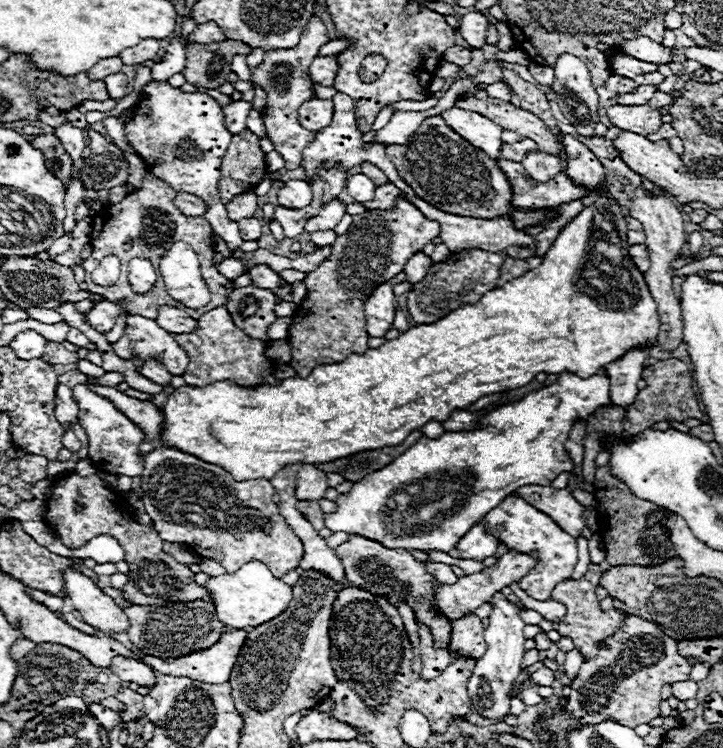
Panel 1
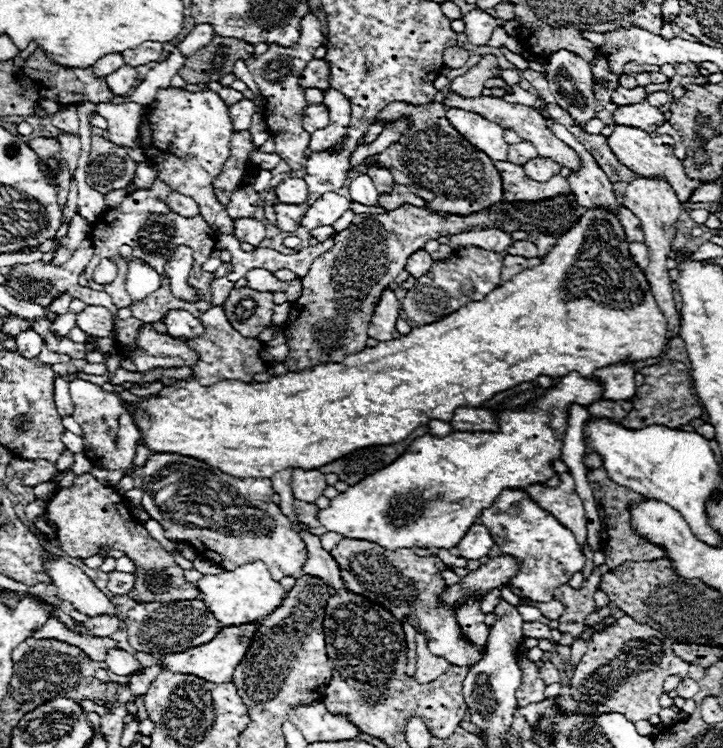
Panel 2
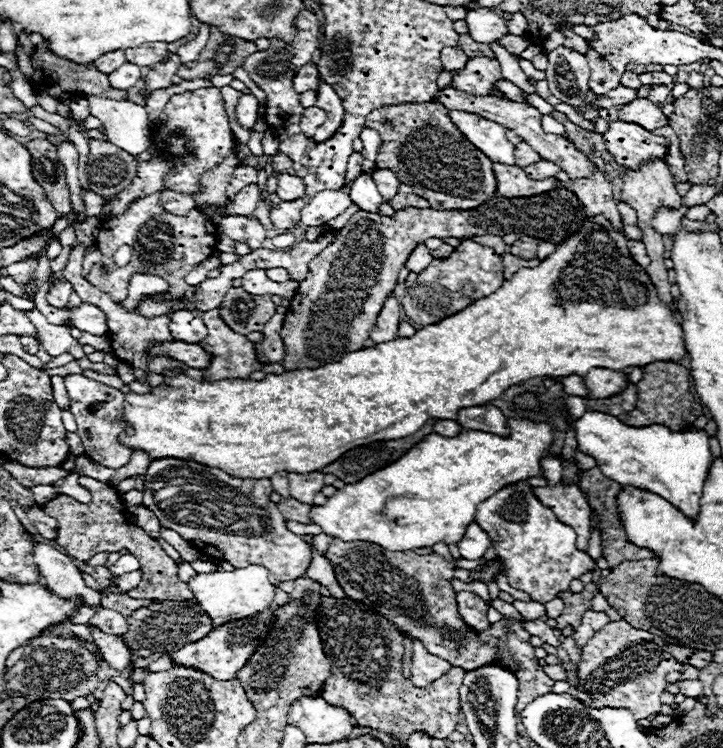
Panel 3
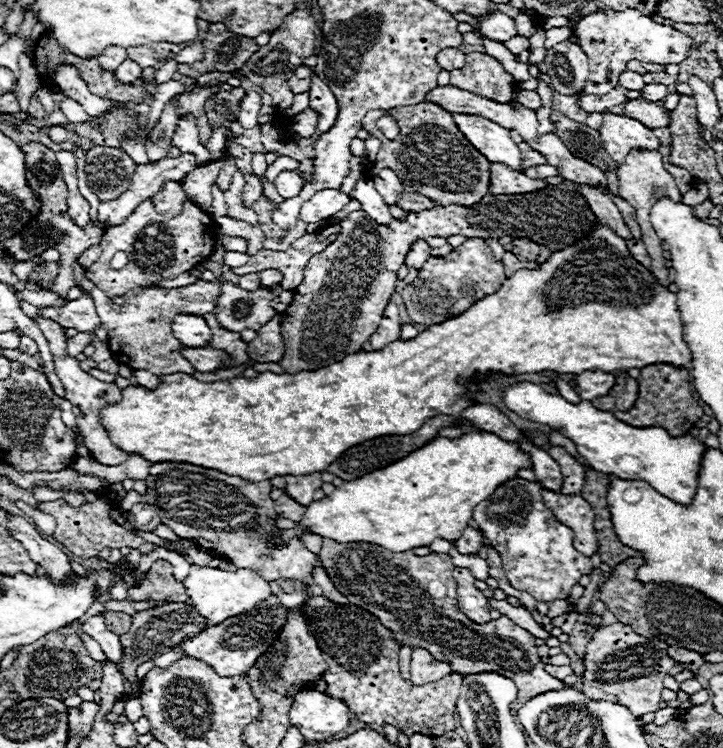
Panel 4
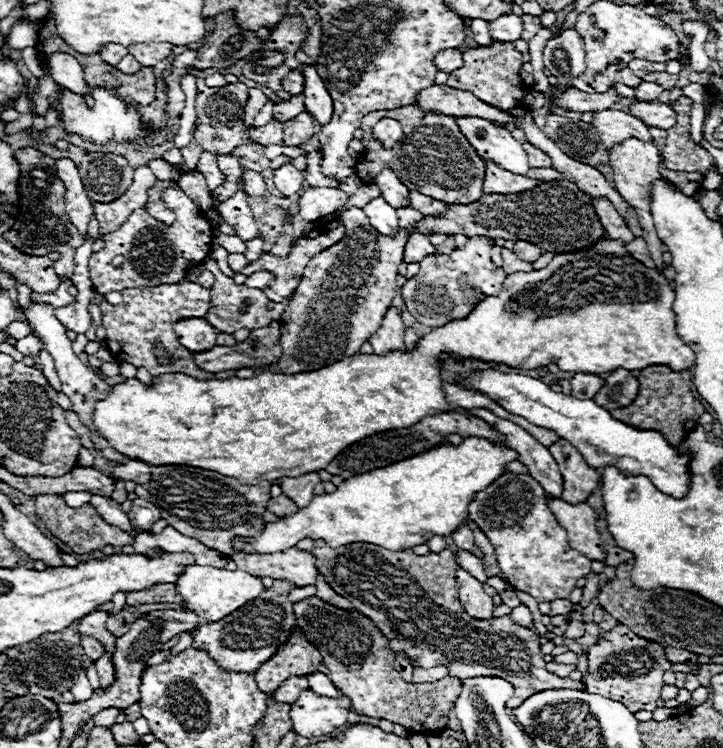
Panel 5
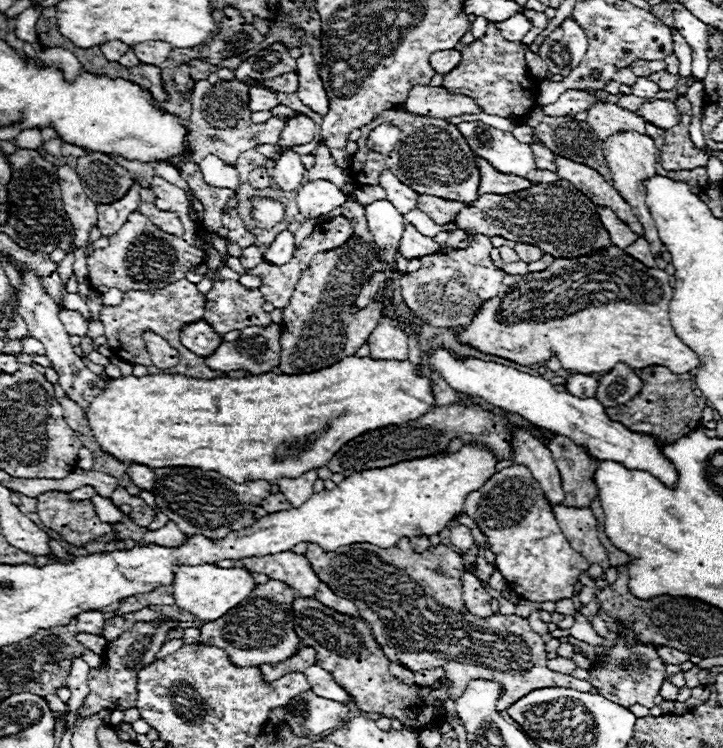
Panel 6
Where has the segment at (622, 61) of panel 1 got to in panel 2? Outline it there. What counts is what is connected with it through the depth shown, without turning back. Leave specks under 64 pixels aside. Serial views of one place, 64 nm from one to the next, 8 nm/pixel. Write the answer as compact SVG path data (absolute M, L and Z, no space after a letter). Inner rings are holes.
M629 62L624 66L623 73L628 74L628 75L633 75L635 76L637 73L642 73L642 72L658 72L660 71L660 67L656 65L648 65L648 64L642 64L638 65L637 62Z

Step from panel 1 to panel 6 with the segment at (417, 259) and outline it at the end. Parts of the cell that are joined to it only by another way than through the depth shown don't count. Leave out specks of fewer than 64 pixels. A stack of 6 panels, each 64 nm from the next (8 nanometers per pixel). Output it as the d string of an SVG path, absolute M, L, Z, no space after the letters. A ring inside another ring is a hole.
M408 224L404 228L404 234L402 234L402 240L400 240L400 254L404 258L422 258L430 252L438 252L440 250L440 244L436 244L430 236L424 236L420 234L412 224Z

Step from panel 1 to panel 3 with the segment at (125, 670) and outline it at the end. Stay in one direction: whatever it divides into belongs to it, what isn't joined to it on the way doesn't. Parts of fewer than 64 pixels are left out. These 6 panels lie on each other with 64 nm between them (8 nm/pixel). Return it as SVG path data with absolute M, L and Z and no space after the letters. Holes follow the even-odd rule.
M88 626L88 628L90 628L90 632L92 632L94 642L100 646L100 650L102 650L102 654L104 654L104 660L106 660L112 668L116 668L116 670L128 668L128 664L130 664L130 652L128 652L128 648L124 646L122 638L116 636L116 634L104 634L104 632L102 632L100 628L96 628L96 626Z

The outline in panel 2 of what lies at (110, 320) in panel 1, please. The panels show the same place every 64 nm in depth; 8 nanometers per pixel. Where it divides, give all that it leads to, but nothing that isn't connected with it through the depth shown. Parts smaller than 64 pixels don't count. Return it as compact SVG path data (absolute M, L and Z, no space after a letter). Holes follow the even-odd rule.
M86 306L76 316L76 326L80 330L84 330L86 334L104 338L104 336L110 336L114 320L112 320L112 314L106 308L102 308L102 306Z

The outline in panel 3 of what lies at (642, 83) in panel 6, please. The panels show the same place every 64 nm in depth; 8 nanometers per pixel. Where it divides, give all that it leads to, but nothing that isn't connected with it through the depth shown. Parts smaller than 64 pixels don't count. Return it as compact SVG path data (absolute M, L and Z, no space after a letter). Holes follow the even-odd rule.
M650 86L648 90L648 100L654 100L654 104L664 104L670 98L670 88L668 86Z

